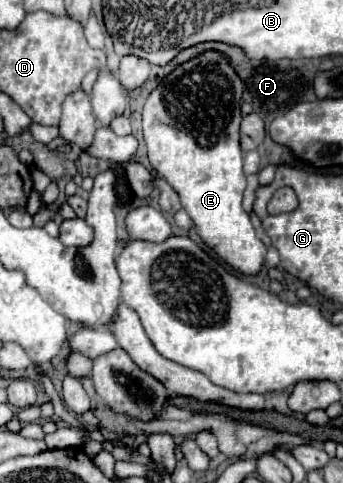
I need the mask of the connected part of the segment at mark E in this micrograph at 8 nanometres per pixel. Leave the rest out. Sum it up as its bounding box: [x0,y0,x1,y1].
[143,51,265,275]

